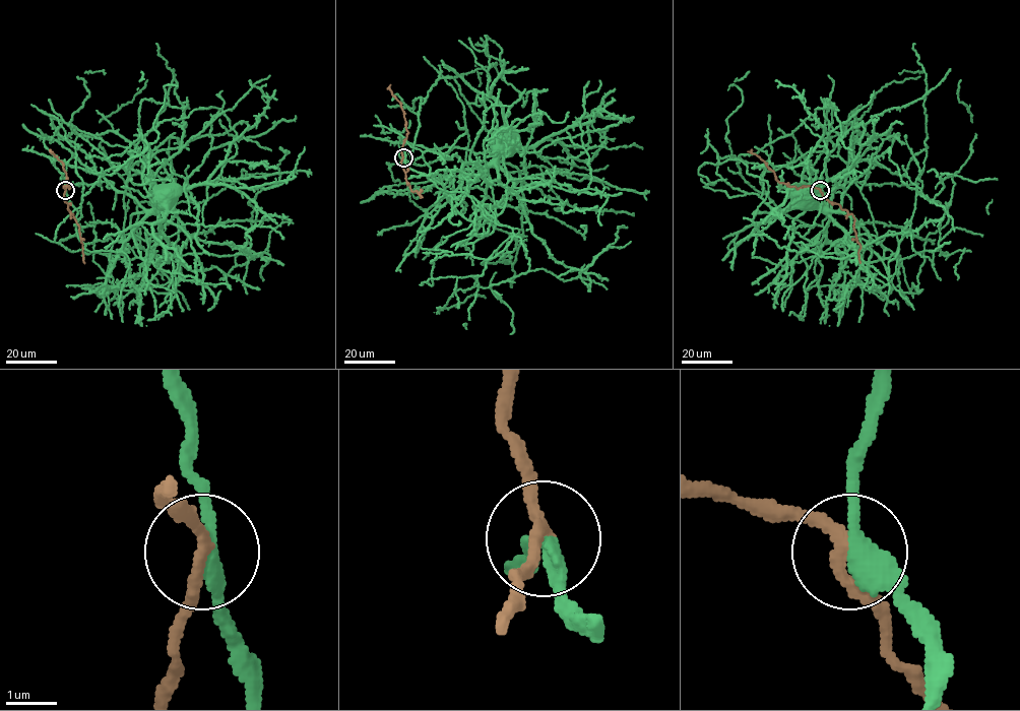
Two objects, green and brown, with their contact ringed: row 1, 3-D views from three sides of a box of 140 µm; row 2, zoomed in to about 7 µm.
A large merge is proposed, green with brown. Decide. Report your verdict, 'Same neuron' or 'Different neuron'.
Different neuron

